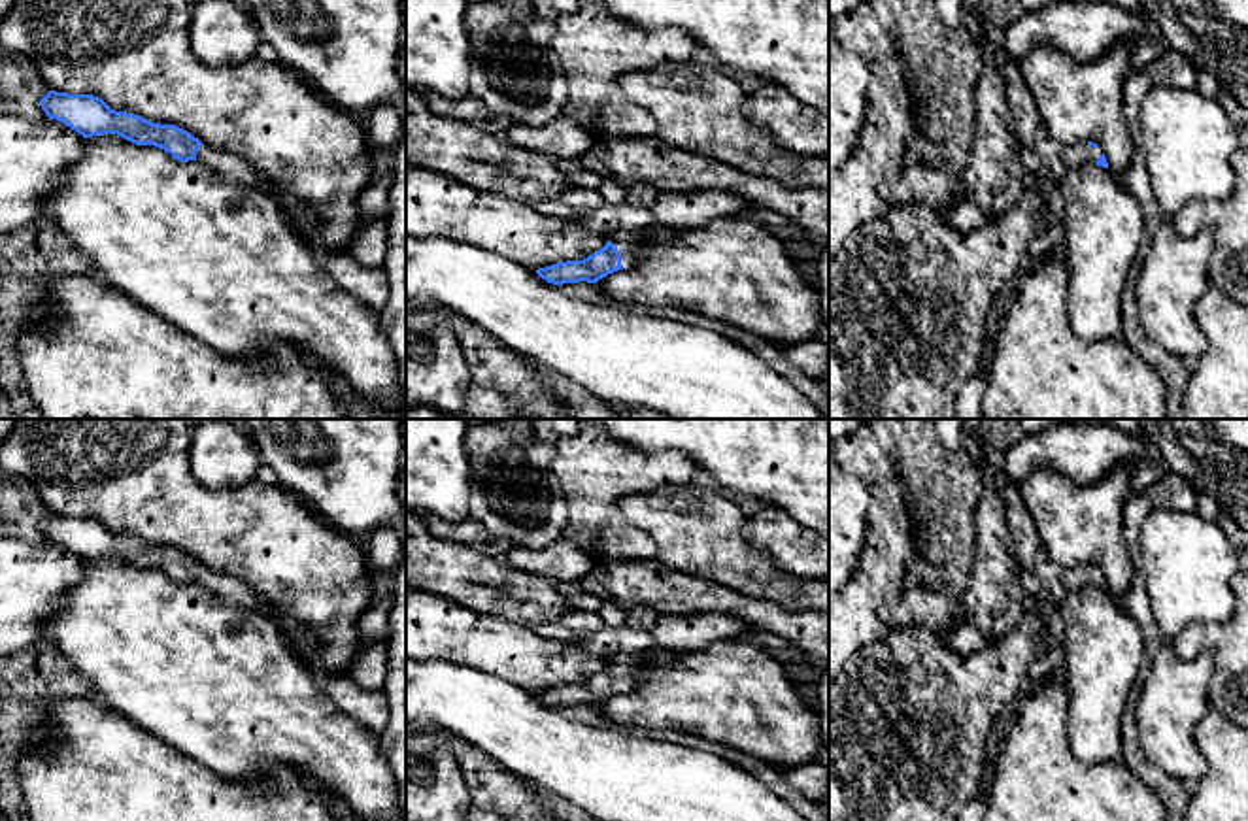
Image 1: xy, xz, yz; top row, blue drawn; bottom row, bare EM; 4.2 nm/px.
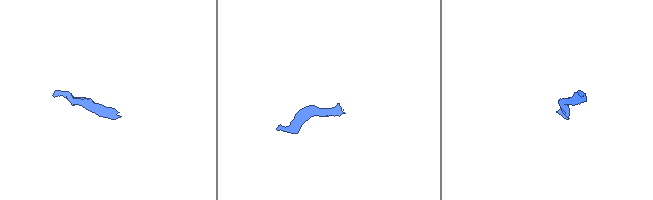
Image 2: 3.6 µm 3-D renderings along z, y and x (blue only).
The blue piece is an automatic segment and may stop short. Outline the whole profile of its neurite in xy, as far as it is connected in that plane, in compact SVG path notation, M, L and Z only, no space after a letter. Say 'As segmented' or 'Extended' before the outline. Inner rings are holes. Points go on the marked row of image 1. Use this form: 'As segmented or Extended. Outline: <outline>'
Extended. Outline: M49 91L42 98L42 109L49 119L64 123L83 138L117 134L136 145L155 145L170 153L176 160L196 160L223 177L255 187L279 202L279 194L272 185L240 157L208 147L176 125L151 123L134 113L115 111L93 94Z

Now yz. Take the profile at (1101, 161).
Extended. Outline: M1093 142L1065 145L1061 149L1061 159L1067 164L1067 168L1080 164L1097 164L1108 168L1103 149Z

